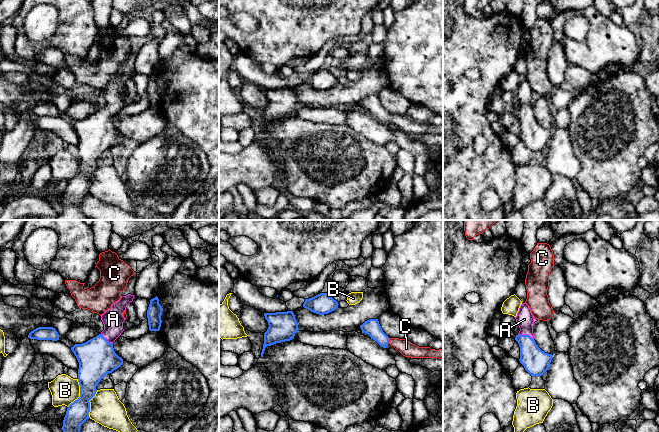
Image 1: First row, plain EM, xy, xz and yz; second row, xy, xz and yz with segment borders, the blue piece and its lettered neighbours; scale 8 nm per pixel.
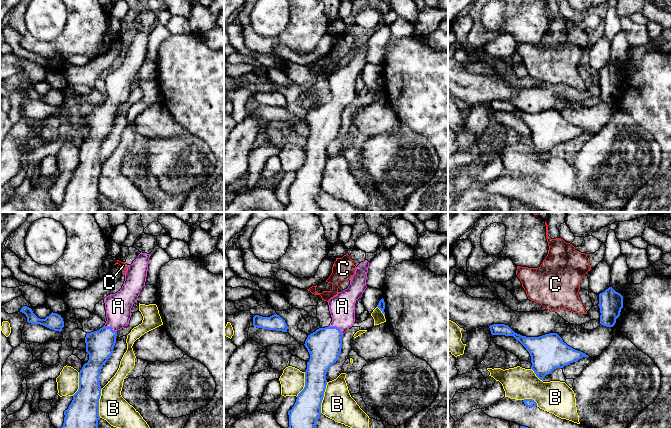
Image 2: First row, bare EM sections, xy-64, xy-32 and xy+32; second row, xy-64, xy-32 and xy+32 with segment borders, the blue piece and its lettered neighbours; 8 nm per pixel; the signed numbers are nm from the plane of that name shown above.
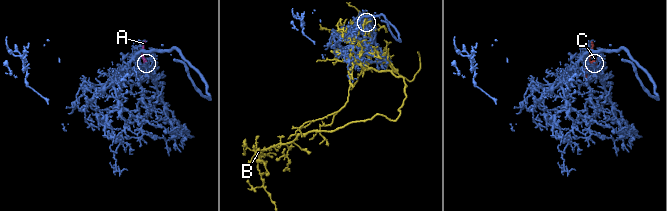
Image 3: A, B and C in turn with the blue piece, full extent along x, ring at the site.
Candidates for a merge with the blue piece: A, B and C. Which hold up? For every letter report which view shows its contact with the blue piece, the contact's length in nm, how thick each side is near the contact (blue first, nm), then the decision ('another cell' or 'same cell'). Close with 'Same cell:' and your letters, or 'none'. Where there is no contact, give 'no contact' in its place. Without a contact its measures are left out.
A: yz | 140 nm | 220/140 nm | same cell
B: xy | 240 nm | 240/220 nm | another cell
C: xz | 50 nm | 130/120 nm | another cell
Same cell: A

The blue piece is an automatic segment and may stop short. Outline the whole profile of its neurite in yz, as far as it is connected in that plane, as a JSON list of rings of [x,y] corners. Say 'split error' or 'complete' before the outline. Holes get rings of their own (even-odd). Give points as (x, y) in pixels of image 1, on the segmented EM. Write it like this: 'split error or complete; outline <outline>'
split error; outline [[[526,303],[521,304],[515,319],[520,328],[515,337],[520,347],[519,361],[532,377],[542,376],[548,370],[553,355],[545,353],[536,344],[533,333],[534,317]]]

